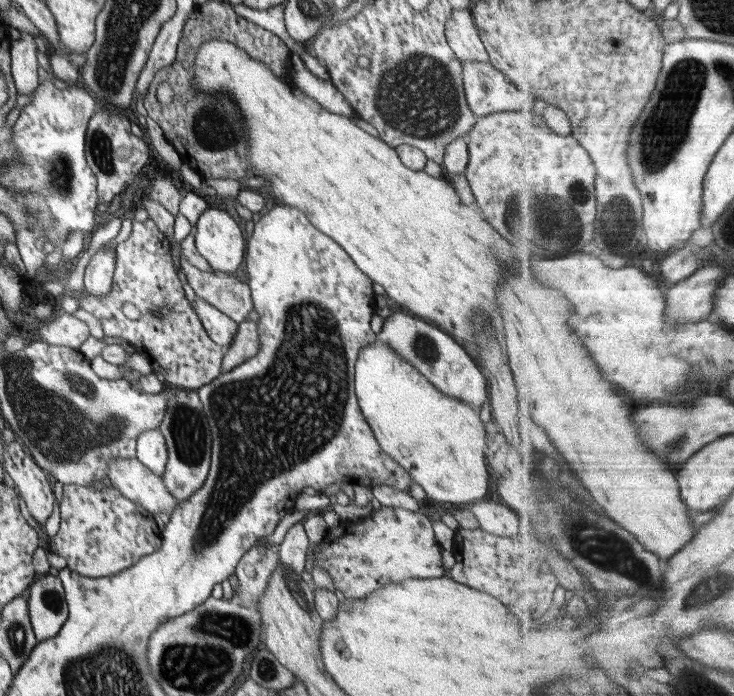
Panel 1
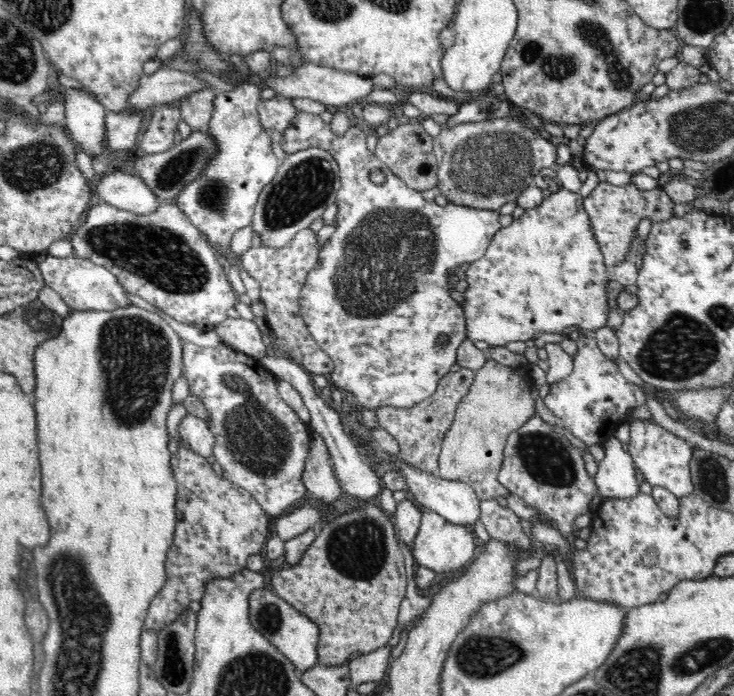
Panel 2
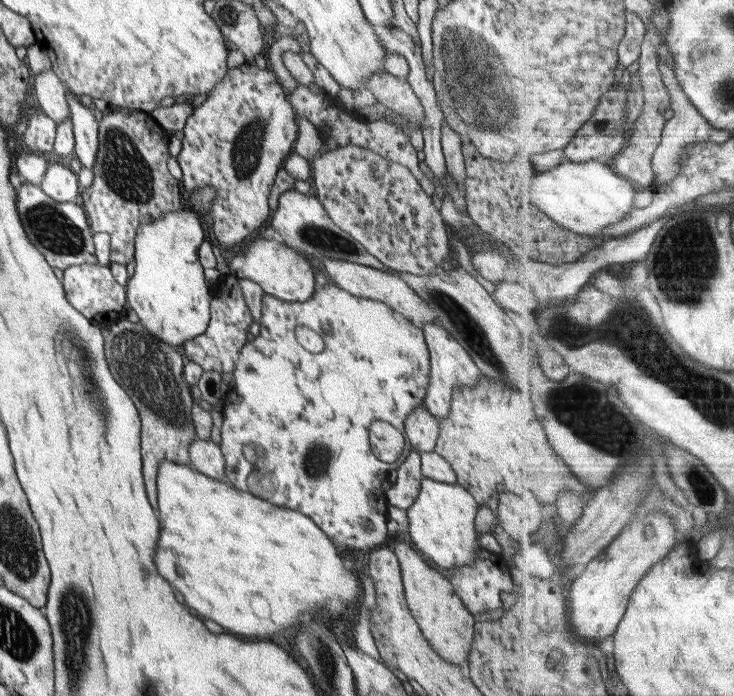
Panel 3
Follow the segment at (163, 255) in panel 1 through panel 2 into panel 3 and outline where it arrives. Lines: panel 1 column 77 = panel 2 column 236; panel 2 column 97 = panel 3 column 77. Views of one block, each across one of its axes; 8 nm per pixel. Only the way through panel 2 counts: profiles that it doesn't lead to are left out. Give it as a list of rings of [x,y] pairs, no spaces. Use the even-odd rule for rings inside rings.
[[[23,182],[16,191],[16,208],[30,242],[52,268],[65,271],[70,265],[97,263],[93,233],[87,224],[84,208],[77,202],[52,200],[38,185]]]

